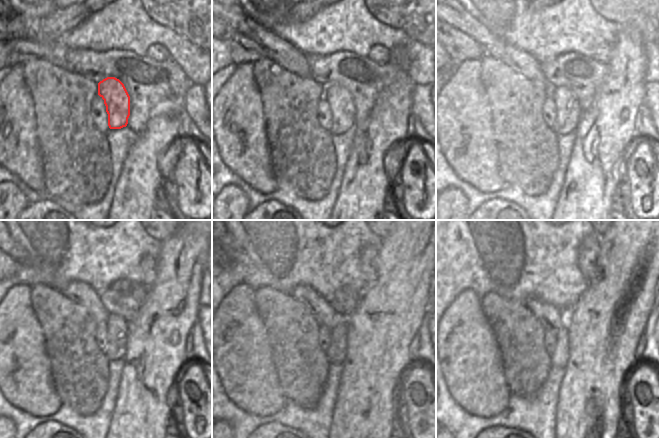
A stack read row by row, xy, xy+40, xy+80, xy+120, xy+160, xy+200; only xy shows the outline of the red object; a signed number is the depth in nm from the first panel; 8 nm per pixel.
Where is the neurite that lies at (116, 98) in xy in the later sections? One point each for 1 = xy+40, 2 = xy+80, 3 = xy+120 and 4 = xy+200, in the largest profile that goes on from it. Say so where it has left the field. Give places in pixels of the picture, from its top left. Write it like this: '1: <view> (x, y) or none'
1: xy+40 (341, 103)
2: xy+80 (568, 111)
3: xy+120 (117, 327)
4: xy+200 (559, 357)

